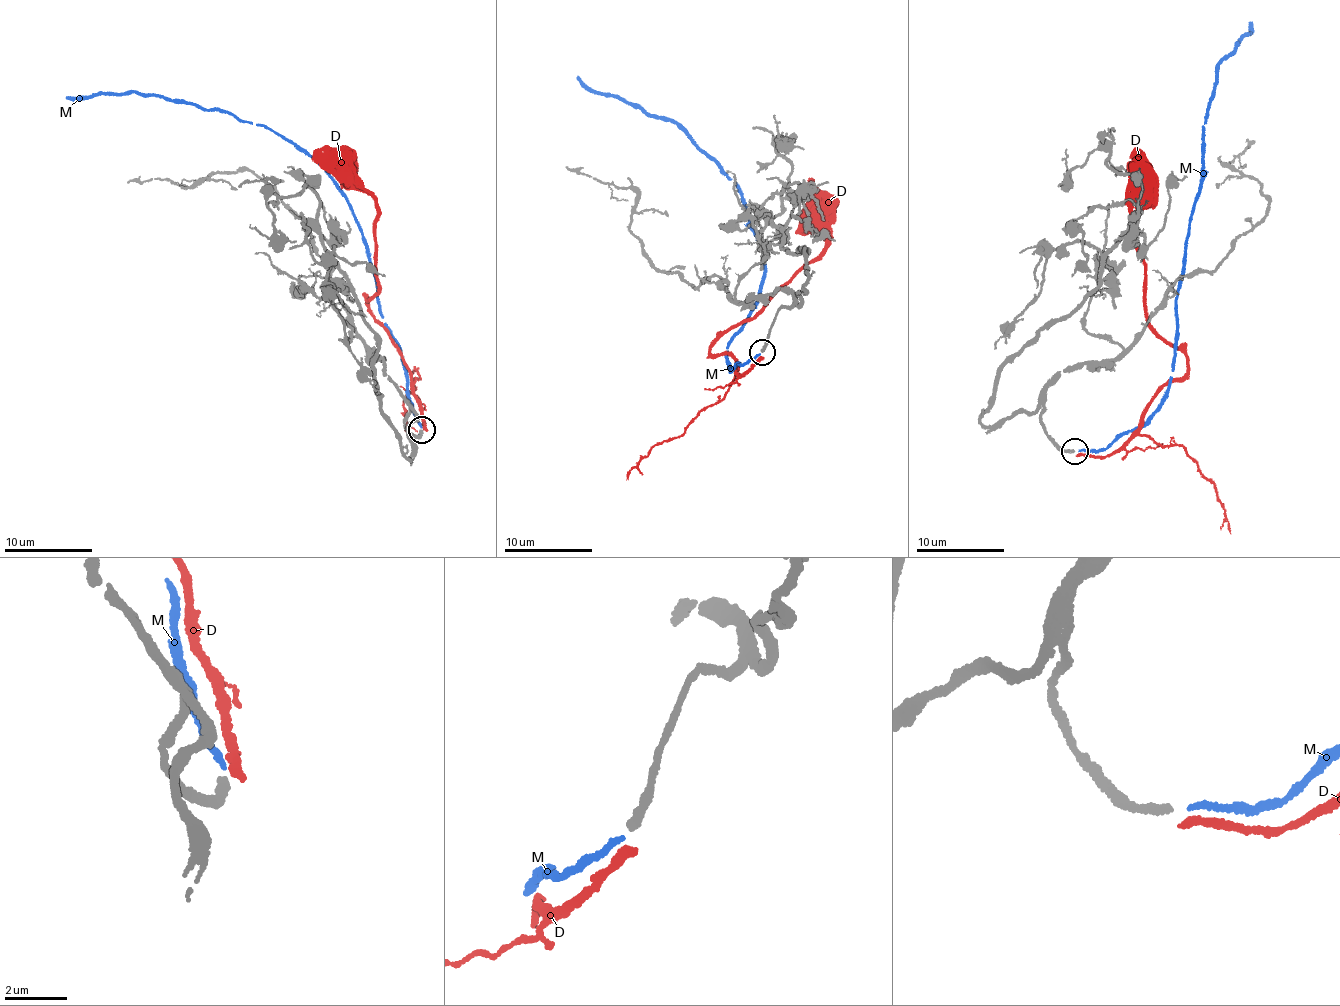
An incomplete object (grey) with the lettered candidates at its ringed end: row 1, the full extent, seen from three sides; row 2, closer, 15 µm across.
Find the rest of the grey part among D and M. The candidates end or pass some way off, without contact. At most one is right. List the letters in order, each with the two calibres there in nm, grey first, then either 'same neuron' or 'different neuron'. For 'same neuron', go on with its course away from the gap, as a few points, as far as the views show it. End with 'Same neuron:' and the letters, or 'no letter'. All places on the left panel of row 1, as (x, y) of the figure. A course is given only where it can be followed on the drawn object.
D: 240/280 nm | different neuron
M: 240/170 nm | same neuron | via (422, 428), (402, 353), (380, 311), (371, 254), (342, 190), (317, 161), (214, 108), (127, 90), (65, 96)
Same neuron: M

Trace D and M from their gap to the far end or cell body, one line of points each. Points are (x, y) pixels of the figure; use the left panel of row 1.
D: (425, 429), (411, 372), (387, 331), (375, 321), (368, 300), (378, 287), (377, 200), (343, 164)
M: (422, 428), (402, 353), (380, 311), (371, 254), (342, 190), (317, 161), (214, 108), (127, 90), (65, 96)

